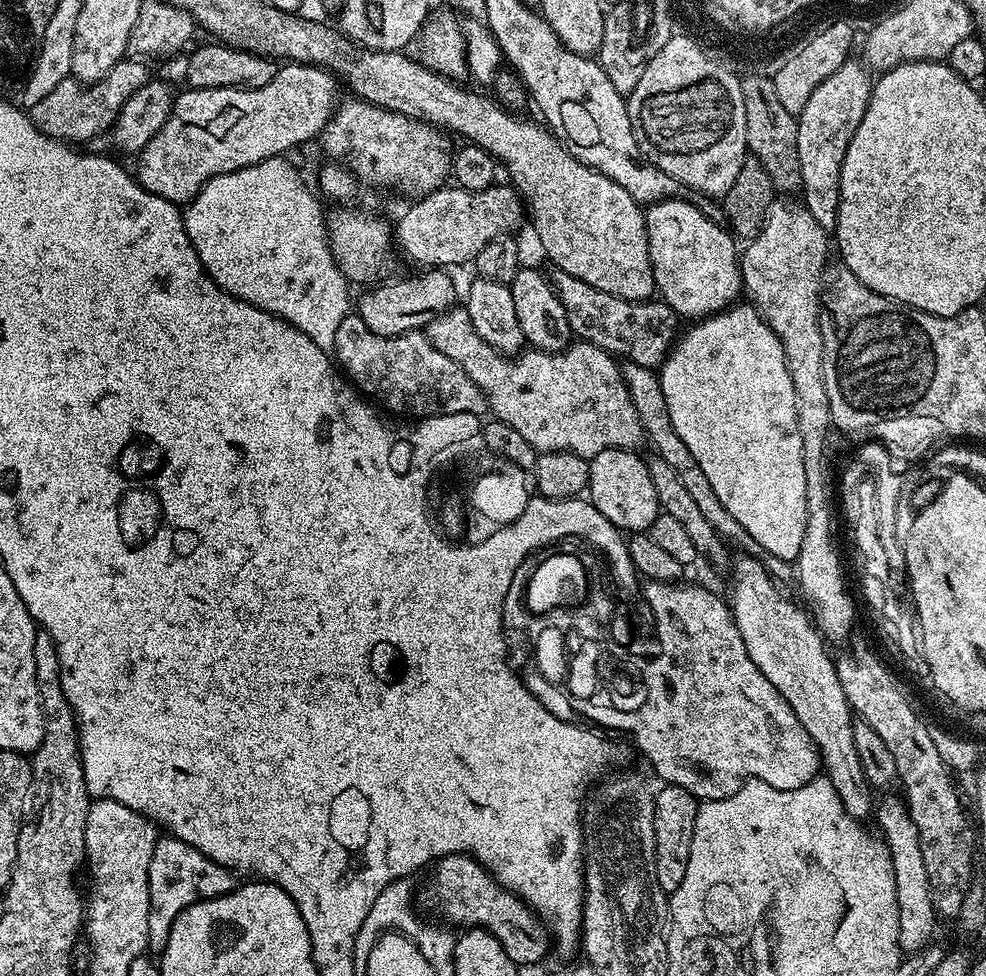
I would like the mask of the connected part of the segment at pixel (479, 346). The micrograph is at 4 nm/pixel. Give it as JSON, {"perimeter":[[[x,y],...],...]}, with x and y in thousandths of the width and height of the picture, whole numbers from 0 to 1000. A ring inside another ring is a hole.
{"perimeter":[[[459,314],[439,326],[432,343],[441,357],[456,367],[456,371],[465,371],[465,375],[477,383],[481,395],[485,395],[485,400],[489,400],[495,409],[495,422],[503,425],[510,438],[521,440],[545,464],[581,463],[599,469],[611,465],[611,461],[616,459],[645,461],[649,454],[654,454],[647,420],[643,420],[630,374],[620,361],[601,352],[581,350],[568,361],[532,359],[522,367],[513,365],[501,359],[501,355],[497,355],[497,350],[493,350],[489,342],[481,338],[481,330],[477,330],[477,322],[471,314]]]}

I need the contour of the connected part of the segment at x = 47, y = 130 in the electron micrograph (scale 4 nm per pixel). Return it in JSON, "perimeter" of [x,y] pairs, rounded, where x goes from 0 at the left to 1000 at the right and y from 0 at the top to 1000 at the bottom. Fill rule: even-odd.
{"perimeter":[[[127,59],[121,61],[112,72],[112,76],[97,86],[88,88],[76,80],[64,82],[43,105],[39,105],[30,112],[30,118],[34,129],[43,137],[47,137],[56,143],[64,143],[65,147],[74,150],[85,150],[88,143],[101,139],[111,134],[122,120],[124,109],[146,86],[150,85],[152,75],[145,60]]]}

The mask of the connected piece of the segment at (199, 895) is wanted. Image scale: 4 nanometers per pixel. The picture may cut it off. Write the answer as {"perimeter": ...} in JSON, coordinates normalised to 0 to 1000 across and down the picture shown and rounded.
{"perimeter":[[[166,855],[159,860],[156,875],[152,879],[152,895],[150,897],[150,975],[165,975],[172,961],[172,949],[176,949],[178,939],[185,936],[194,926],[200,926],[213,920],[227,918],[237,909],[236,894],[209,879],[197,867],[185,863],[183,858]]]}

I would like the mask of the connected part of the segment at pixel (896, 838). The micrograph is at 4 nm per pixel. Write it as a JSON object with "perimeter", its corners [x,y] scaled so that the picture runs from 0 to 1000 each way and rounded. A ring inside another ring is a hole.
{"perimeter":[[[907,814],[898,815],[886,837],[895,853],[894,860],[903,875],[907,891],[907,916],[911,920],[911,965],[914,976],[924,977],[946,966],[951,940],[947,932],[947,920],[943,916],[943,895],[939,895],[939,883],[936,882],[931,848],[923,838],[920,825]]]}

